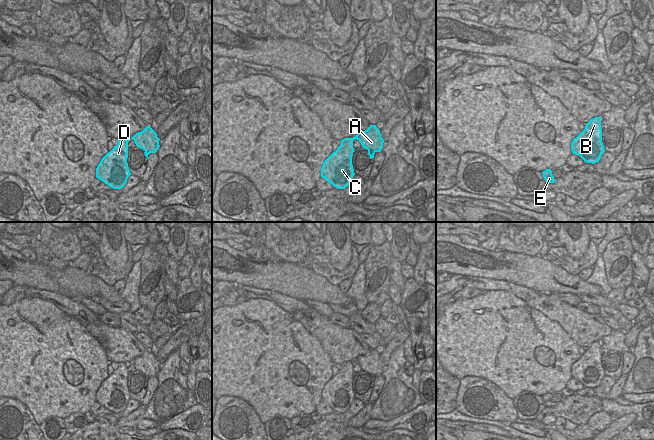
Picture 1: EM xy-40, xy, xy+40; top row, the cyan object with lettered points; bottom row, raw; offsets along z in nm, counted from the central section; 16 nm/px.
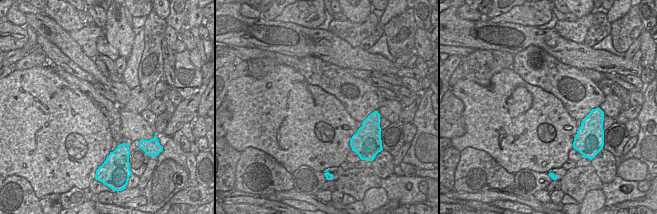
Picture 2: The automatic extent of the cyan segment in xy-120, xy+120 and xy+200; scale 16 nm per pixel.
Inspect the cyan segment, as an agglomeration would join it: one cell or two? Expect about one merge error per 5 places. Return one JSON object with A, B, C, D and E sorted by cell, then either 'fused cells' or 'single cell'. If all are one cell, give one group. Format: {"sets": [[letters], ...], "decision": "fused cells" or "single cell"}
{"sets": [["A", "B", "C", "D", "E"]], "decision": "single cell"}

